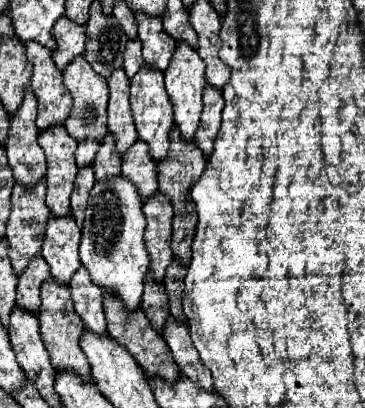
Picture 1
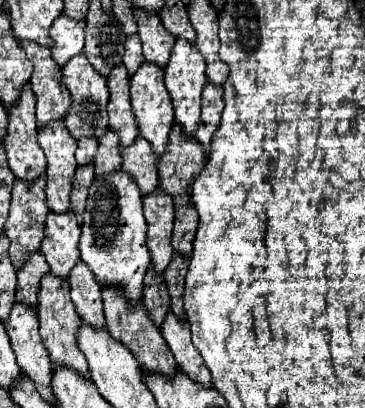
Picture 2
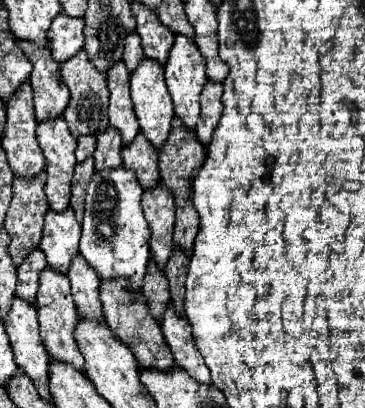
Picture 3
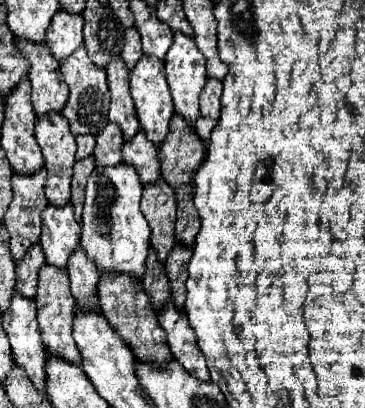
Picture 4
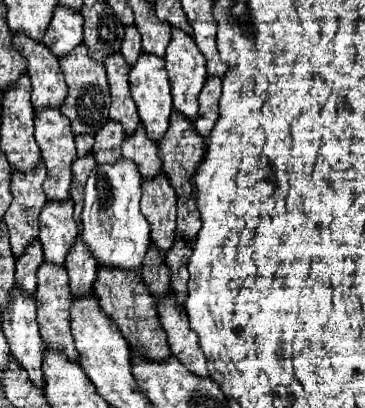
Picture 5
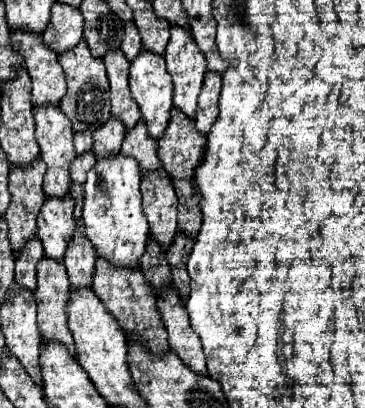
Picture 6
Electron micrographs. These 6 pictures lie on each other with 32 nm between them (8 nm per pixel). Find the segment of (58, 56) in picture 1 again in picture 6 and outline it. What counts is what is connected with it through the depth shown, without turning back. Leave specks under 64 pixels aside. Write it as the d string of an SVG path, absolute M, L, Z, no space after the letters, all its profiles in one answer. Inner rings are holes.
M56 2L52 8L50 24L42 36L44 44L60 56L82 40L82 26L84 26L84 18L78 8Z

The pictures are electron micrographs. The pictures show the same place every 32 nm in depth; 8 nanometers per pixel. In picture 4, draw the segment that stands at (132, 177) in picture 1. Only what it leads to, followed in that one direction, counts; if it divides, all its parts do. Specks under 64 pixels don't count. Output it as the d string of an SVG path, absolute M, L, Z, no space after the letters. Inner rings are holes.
M138 130L138 134L128 144L124 144L122 158L124 164L136 168L142 184L154 184L160 178L158 148L150 140L146 140L142 130Z

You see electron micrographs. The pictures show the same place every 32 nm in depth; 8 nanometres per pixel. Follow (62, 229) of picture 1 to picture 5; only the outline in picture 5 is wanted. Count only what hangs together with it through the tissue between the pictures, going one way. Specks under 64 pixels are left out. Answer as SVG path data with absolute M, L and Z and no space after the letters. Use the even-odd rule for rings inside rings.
M72 200L48 202L40 212L40 242L46 262L64 266L64 260L80 234L80 226L72 218Z

